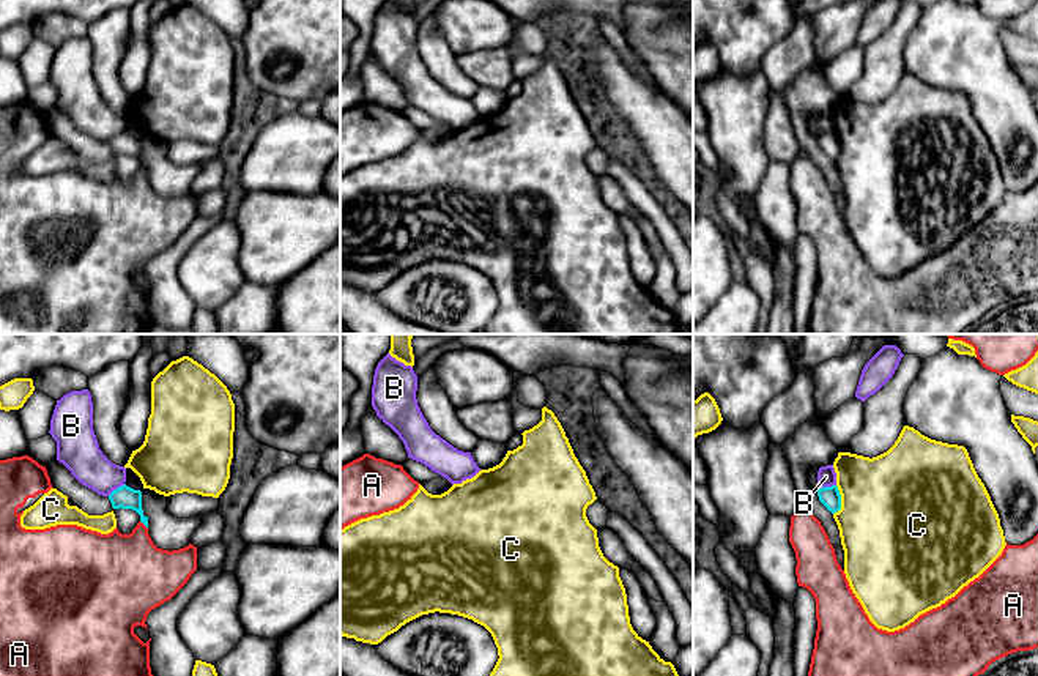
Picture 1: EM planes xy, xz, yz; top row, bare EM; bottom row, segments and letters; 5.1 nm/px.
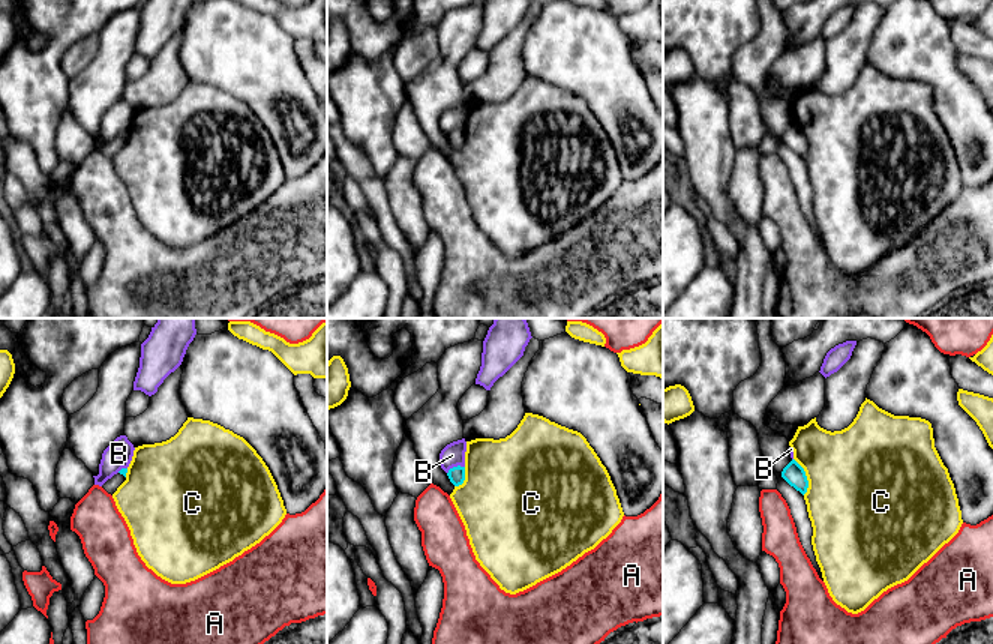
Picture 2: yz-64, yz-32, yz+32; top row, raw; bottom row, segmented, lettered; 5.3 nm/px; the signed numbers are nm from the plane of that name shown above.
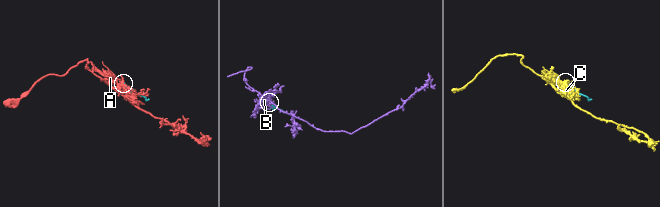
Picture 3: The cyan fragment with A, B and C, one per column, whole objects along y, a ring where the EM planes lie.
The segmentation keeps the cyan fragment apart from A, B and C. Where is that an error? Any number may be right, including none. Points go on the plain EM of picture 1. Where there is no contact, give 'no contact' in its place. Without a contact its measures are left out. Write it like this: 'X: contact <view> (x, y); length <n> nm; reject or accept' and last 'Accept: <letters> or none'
A: contact xy (144, 170); length 60 nm; reject
B: contact xy (117, 136); length 110 nm; reject
C: contact yz (840, 147); length 150 nm; reject
Accept: none

